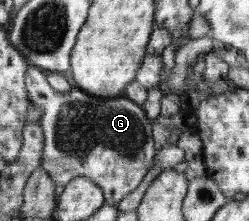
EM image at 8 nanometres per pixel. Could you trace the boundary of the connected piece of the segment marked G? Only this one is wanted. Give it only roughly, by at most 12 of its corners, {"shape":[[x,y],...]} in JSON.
{"shape":[[27,68],[43,112],[40,166],[59,189],[86,176],[117,205],[157,150],[141,105],[57,92]]}

